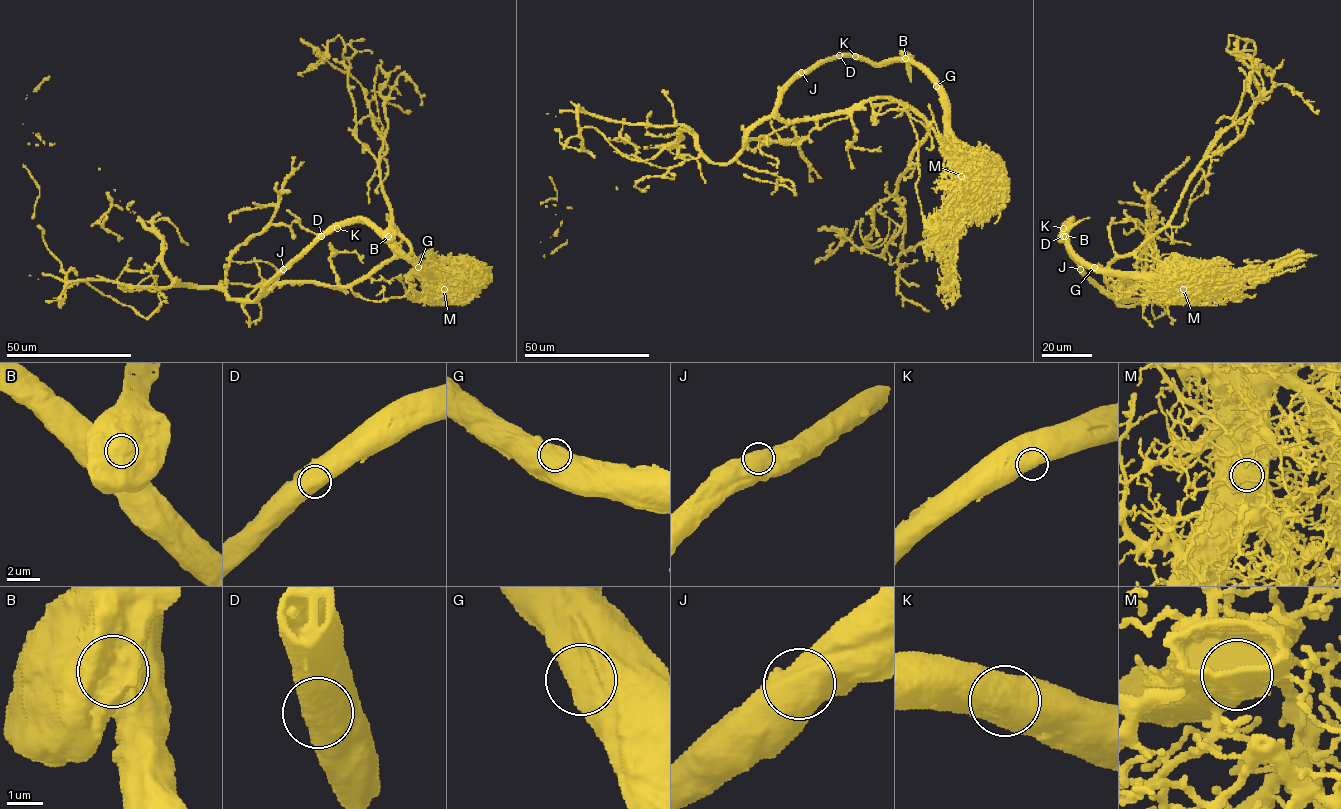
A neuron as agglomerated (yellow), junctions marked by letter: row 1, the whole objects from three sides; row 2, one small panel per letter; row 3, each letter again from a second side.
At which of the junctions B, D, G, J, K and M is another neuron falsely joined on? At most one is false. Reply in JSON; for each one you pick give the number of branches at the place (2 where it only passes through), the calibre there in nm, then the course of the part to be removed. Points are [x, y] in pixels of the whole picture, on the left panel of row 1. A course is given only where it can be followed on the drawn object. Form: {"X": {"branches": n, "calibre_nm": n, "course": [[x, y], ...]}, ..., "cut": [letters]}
{"B": {"branches": 1, "calibre_nm": 1300, "course": [[388, 236], [394, 217]]}, "cut": ["B"]}

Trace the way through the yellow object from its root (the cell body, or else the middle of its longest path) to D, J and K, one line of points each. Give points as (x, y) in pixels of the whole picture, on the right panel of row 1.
D: (1062, 236), (1072, 219), (1063, 228), (1063, 236)
J: (1062, 236), (1072, 219), (1064, 226), (1064, 239), (1080, 269)
K: (1062, 236), (1072, 219), (1063, 228)

